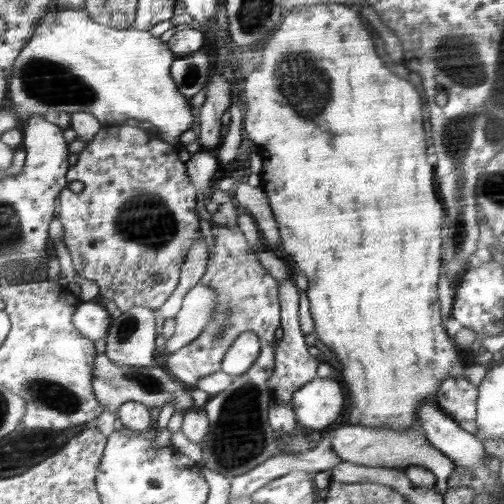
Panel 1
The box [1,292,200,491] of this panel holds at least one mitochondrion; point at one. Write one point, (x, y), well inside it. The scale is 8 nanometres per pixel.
(62, 397)

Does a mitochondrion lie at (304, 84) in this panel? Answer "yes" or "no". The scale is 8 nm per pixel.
yes

